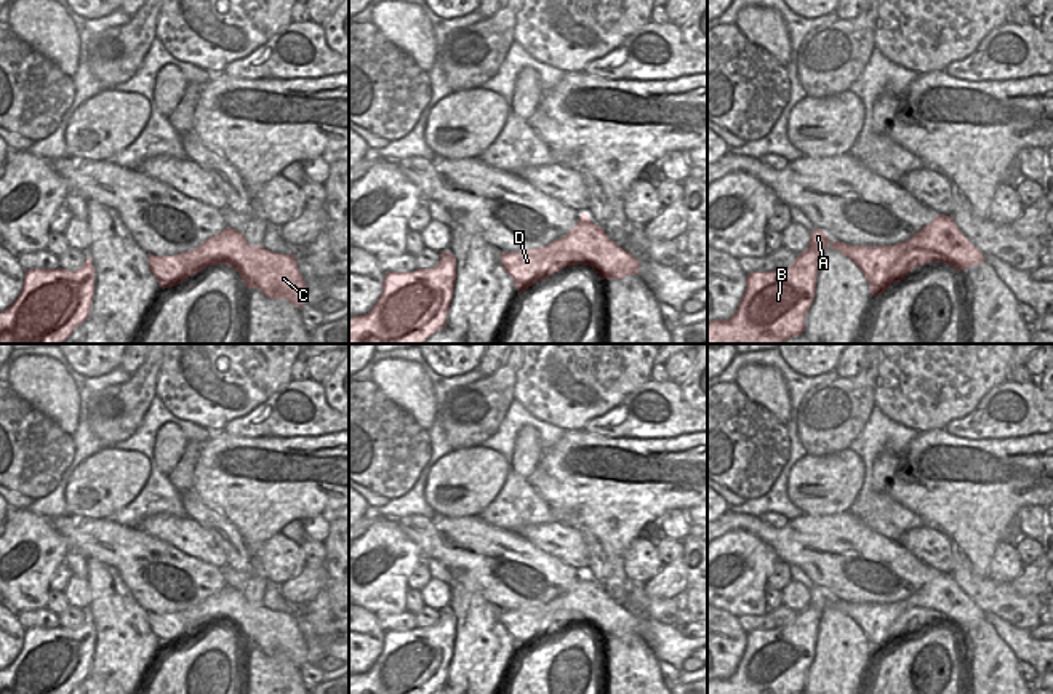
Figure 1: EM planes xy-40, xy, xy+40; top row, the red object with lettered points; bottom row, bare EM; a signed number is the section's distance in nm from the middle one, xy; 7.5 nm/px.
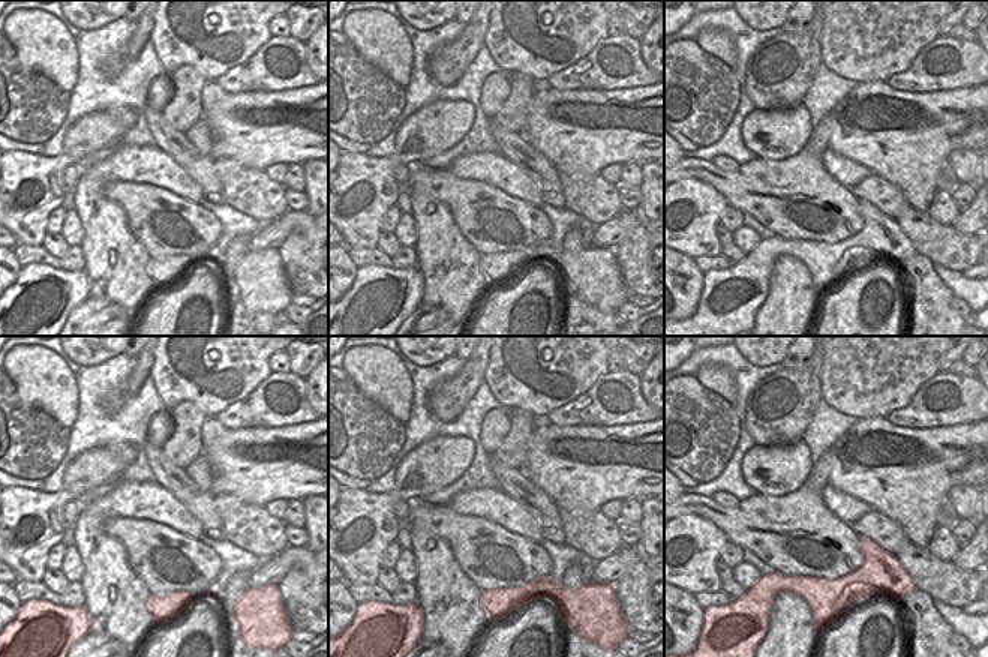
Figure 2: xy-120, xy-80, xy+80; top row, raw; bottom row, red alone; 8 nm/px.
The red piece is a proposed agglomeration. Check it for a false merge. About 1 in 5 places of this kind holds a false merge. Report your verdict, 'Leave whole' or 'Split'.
Leave whole

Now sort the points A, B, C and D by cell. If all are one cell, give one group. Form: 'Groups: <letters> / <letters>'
Groups: A B C D

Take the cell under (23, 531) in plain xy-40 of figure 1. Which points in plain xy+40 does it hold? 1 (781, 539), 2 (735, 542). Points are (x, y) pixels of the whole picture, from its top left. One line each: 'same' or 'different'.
1: different
2: same

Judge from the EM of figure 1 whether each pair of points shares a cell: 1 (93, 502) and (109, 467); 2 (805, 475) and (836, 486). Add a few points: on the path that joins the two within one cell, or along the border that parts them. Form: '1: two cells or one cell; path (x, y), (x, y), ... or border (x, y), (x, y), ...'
1: one cell; path (93, 494), (109, 475)
2: one cell; path (813, 480), (828, 485)

